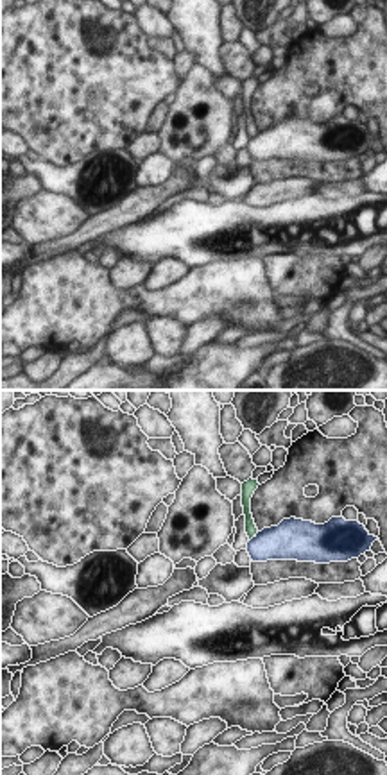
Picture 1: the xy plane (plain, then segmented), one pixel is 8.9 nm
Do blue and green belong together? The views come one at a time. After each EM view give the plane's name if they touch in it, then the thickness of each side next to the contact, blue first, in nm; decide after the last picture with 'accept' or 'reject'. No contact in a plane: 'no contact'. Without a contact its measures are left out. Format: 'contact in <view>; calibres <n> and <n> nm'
contact in xy; calibres 320 and 120 nm

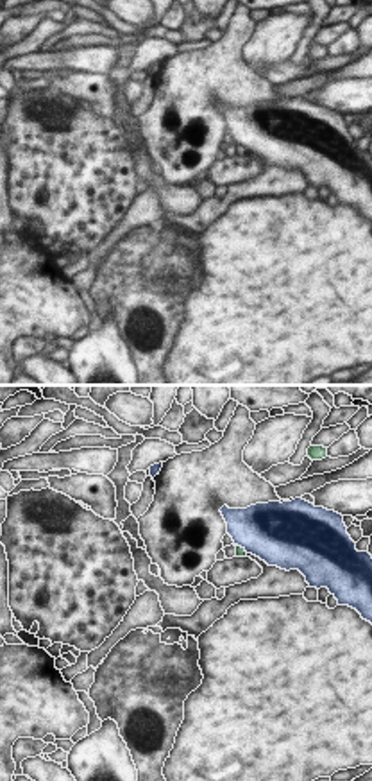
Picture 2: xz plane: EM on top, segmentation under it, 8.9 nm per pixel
contact in xz; calibres 480 and 100 nm

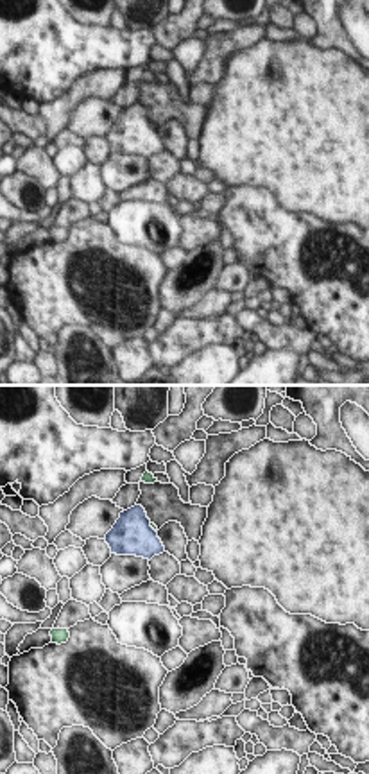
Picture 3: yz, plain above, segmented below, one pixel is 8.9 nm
contact in yz; calibres 360 and 50 nm

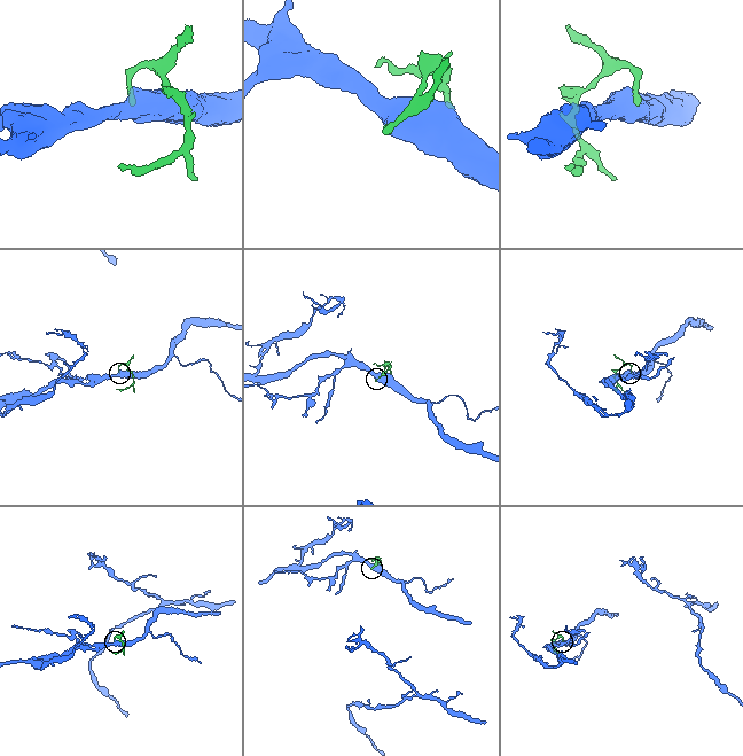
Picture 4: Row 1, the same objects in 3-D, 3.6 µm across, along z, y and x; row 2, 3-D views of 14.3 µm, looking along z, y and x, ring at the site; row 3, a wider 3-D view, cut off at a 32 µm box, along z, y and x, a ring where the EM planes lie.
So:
reject

